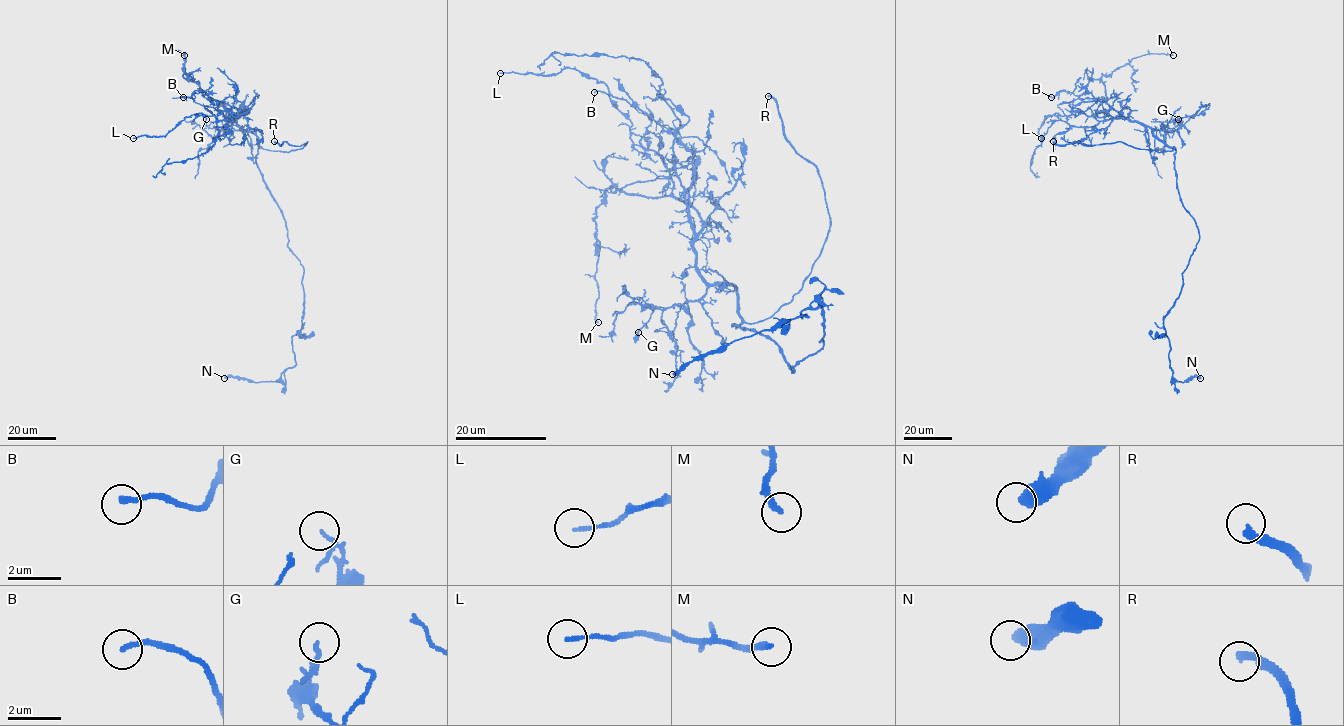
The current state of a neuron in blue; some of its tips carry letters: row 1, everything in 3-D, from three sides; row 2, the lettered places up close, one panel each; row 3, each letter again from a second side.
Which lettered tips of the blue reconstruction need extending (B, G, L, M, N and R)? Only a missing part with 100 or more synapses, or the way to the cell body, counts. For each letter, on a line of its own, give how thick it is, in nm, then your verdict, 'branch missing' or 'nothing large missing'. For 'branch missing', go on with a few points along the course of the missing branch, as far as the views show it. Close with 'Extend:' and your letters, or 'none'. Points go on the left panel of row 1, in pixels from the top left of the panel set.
B: 200 nm thick; nothing large missing
G: 90 nm thick; nothing large missing
L: 130 nm thick; nothing large missing
M: 240 nm thick; nothing large missing
N: 550 nm thick; nothing large missing
R: 280 nm thick; branch missing
Extend: R

